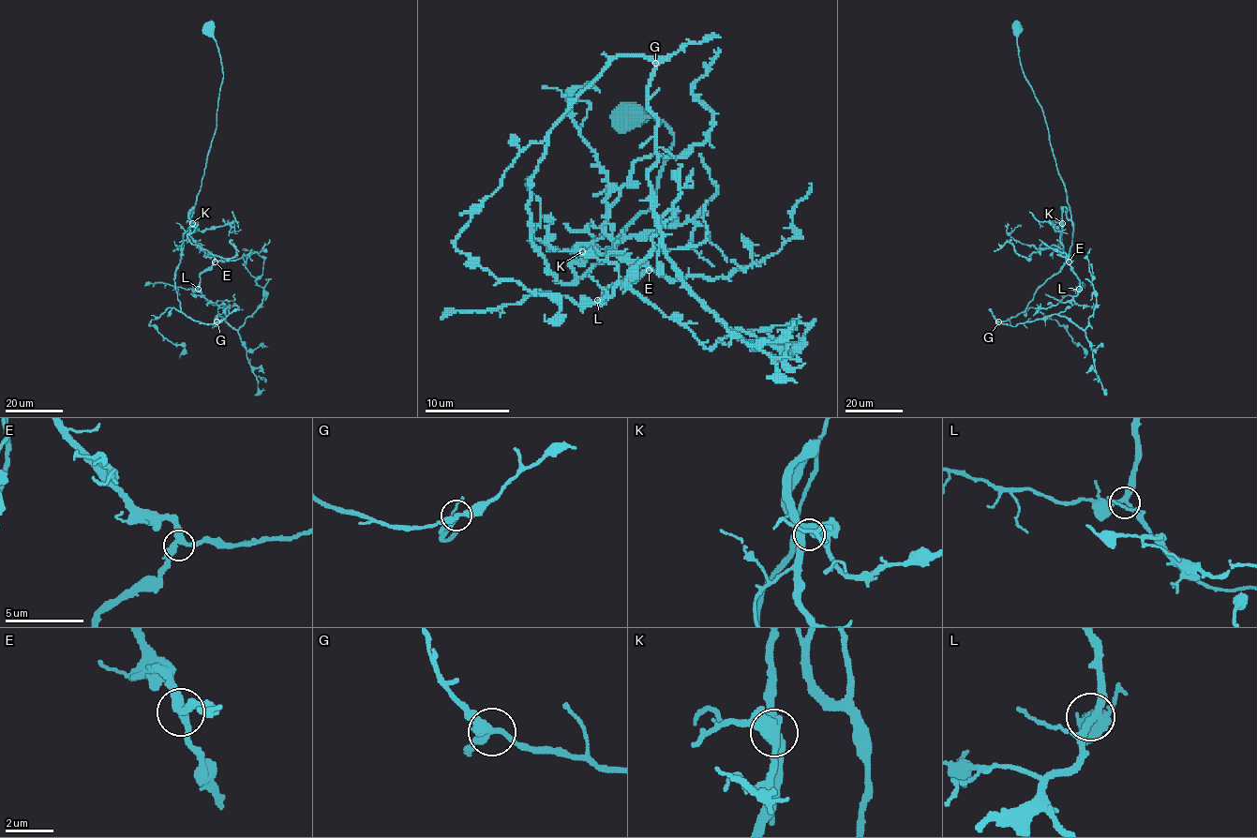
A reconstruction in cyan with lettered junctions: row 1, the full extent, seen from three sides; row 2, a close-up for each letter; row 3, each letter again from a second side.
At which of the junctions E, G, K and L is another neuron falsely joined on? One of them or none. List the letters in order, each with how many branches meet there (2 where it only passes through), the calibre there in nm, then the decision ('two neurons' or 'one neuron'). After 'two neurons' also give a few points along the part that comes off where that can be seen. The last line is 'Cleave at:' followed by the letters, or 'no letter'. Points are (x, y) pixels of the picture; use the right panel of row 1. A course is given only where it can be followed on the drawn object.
E: 3 | 340 nm | one neuron
G: 3 | 300 nm | one neuron
K: 3 | 400 nm | one neuron
L: 3 | 280 nm | one neuron
Cleave at: no letter

